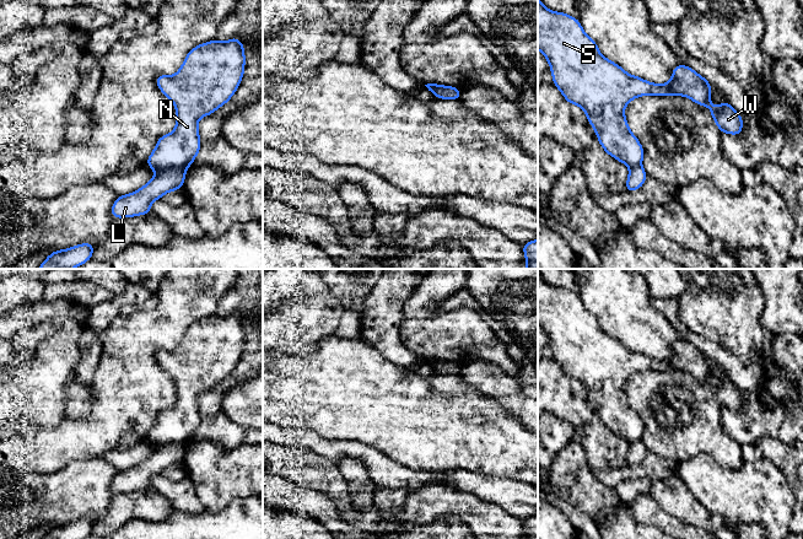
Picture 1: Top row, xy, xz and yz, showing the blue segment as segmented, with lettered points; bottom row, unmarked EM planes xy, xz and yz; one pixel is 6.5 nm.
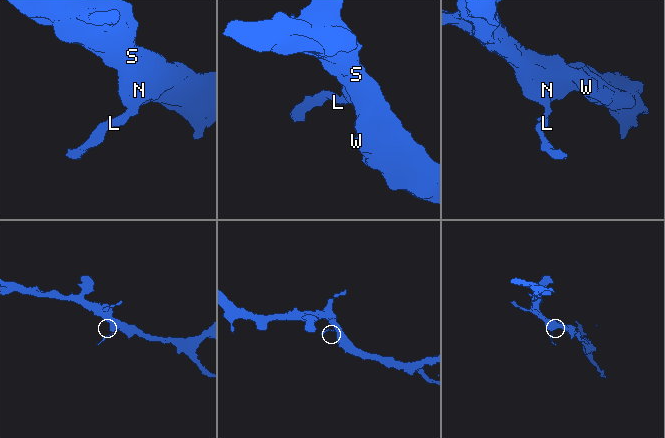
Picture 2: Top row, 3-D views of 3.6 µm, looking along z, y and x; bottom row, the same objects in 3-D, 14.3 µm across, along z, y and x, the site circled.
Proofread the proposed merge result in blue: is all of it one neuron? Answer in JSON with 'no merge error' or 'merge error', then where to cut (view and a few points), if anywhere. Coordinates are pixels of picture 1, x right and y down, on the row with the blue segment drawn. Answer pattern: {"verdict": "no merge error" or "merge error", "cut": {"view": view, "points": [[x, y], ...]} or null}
{"verdict": "merge error", "cut": {"view": "xy", "points": [[184, 167], [165, 167], [156, 172]]}}

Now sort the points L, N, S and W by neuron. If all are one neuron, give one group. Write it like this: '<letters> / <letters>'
L / N S W

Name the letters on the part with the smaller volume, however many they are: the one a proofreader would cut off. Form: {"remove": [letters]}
{"remove": ["L"]}

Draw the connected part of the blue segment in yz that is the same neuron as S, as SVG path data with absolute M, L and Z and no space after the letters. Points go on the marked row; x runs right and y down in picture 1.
M538 0L538 49L550 64L553 82L570 104L577 104L584 111L604 151L629 168L641 166L643 160L643 147L631 133L624 114L627 103L636 97L684 96L699 106L707 107L722 134L739 135L743 131L742 115L727 99L718 107L713 107L710 103L711 83L688 65L675 65L672 79L664 85L632 76L600 54L597 43L586 34L578 18L548 10L540 0Z

